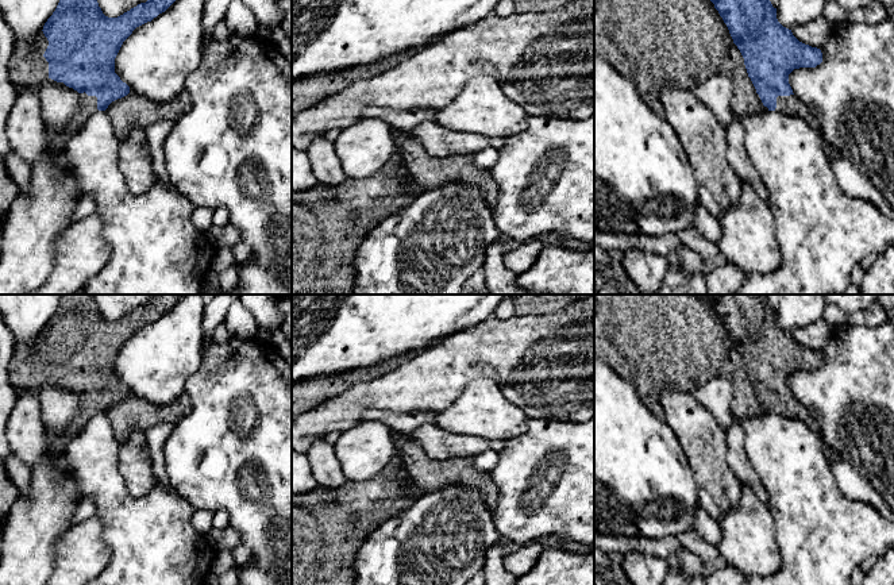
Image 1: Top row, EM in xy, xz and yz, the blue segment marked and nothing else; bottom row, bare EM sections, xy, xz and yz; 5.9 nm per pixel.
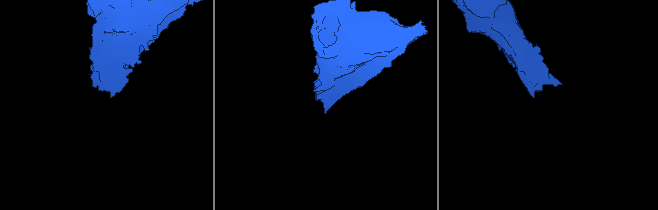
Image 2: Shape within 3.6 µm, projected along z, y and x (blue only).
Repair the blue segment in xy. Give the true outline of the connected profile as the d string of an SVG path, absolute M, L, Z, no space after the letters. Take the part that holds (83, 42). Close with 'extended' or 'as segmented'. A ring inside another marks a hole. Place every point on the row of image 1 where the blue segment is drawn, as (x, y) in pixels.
M59 0L34 42L23 49L15 43L9 61L9 78L19 92L38 92L43 81L51 78L80 93L80 109L66 127L66 136L76 134L86 119L97 111L130 93L130 86L115 73L115 58L132 31L165 12L176 0L147 0L117 18L103 14L97 0Z; extended

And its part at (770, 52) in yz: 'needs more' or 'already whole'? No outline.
needs more

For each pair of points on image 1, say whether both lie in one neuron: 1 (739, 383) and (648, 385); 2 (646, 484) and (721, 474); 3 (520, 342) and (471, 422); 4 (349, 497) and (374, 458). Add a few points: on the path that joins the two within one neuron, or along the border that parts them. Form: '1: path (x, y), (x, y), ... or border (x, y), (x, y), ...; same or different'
1: path (716, 365), (671, 365); same
2: border (682, 449), (689, 462), (701, 508); different
3: border (501, 387), (489, 378), (474, 378), (465, 389); different
4: border (388, 466), (372, 477), (359, 481), (347, 480); different

